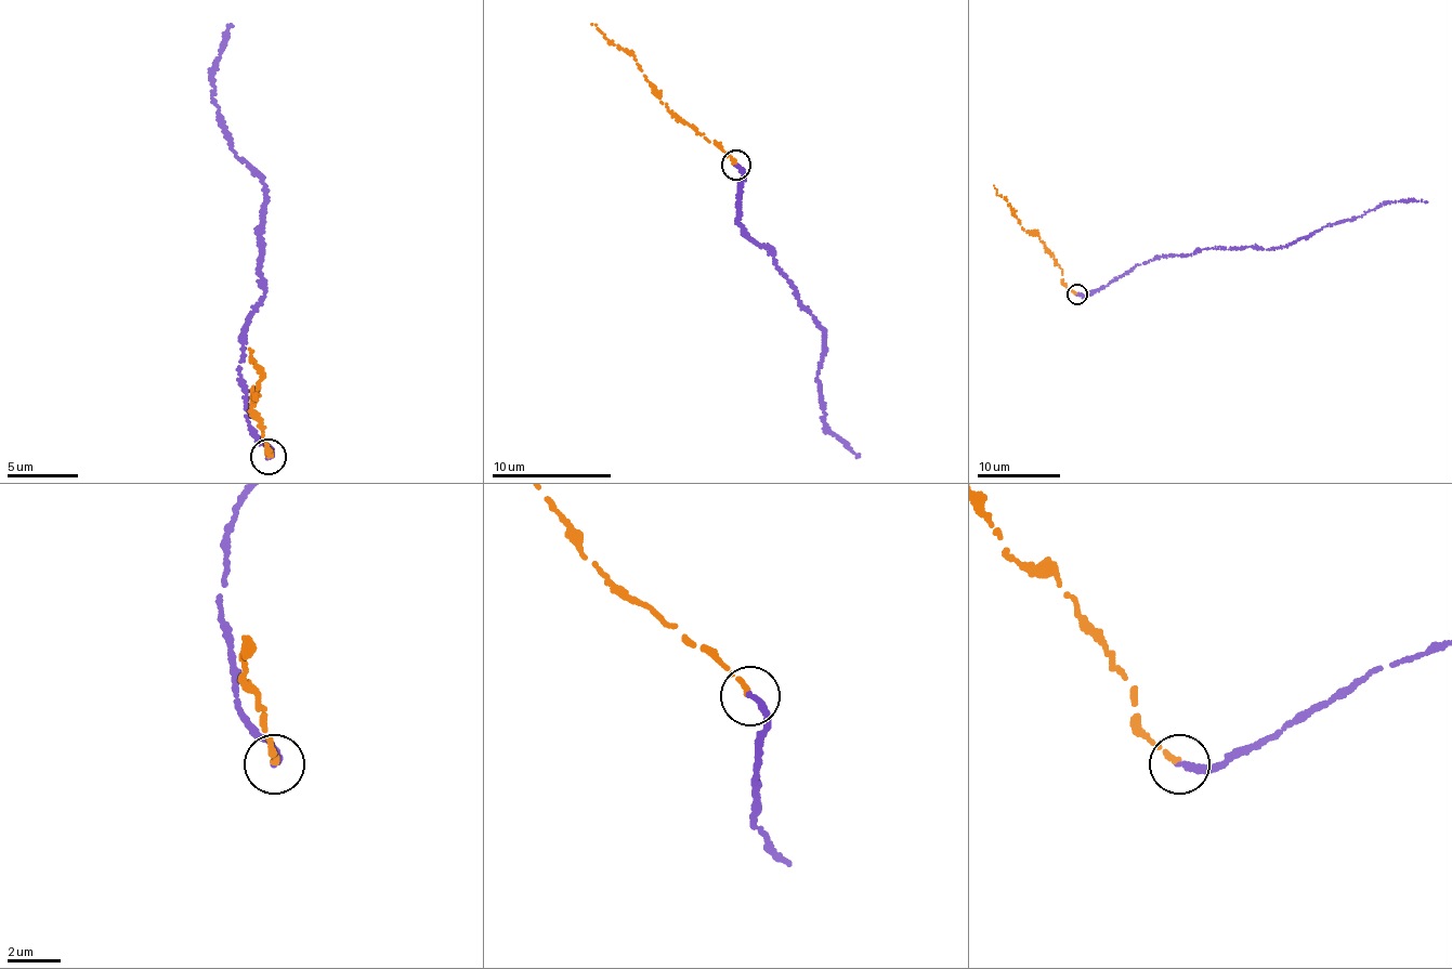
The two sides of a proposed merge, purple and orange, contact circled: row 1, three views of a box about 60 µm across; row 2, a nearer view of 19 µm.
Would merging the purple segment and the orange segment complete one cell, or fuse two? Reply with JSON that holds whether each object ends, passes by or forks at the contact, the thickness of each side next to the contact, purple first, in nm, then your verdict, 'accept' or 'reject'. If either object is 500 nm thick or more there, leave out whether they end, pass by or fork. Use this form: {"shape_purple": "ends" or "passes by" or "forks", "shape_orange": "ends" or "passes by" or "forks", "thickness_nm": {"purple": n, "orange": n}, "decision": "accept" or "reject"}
{"shape_purple": "ends", "shape_orange": "ends", "thickness_nm": {"purple": 280, "orange": 200}, "decision": "reject"}

